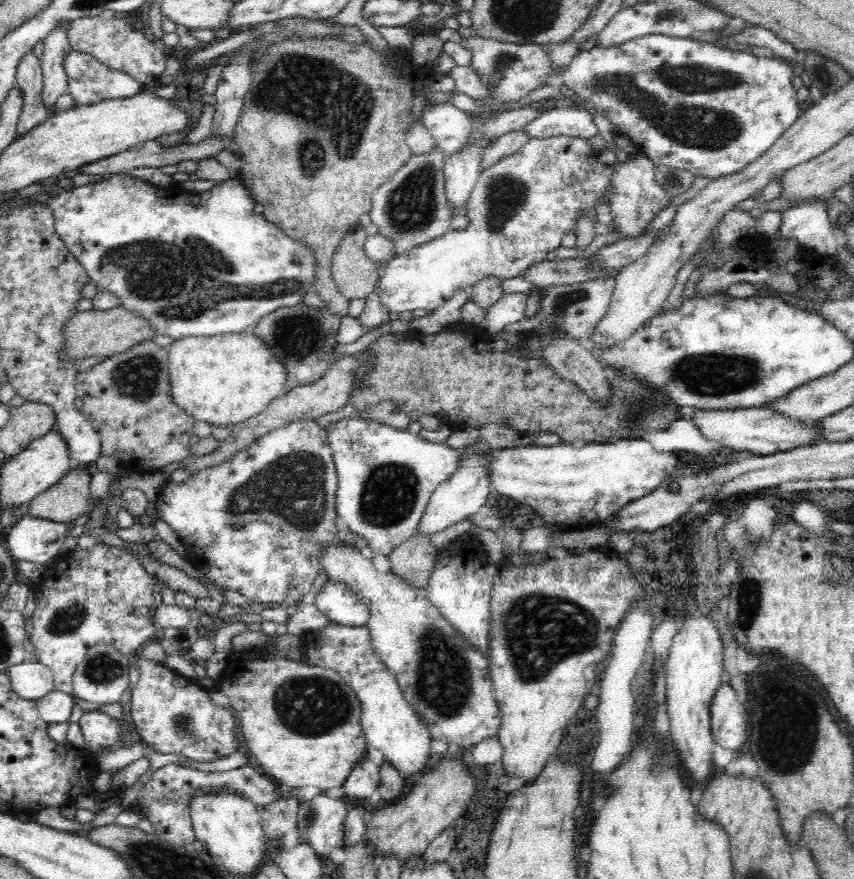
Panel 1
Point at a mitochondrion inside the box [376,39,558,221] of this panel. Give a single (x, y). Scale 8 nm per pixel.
(505, 62)

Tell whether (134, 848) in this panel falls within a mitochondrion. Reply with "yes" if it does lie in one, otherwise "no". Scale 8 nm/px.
yes

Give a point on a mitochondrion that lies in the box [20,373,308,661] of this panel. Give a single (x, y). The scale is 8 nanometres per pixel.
(68, 618)

